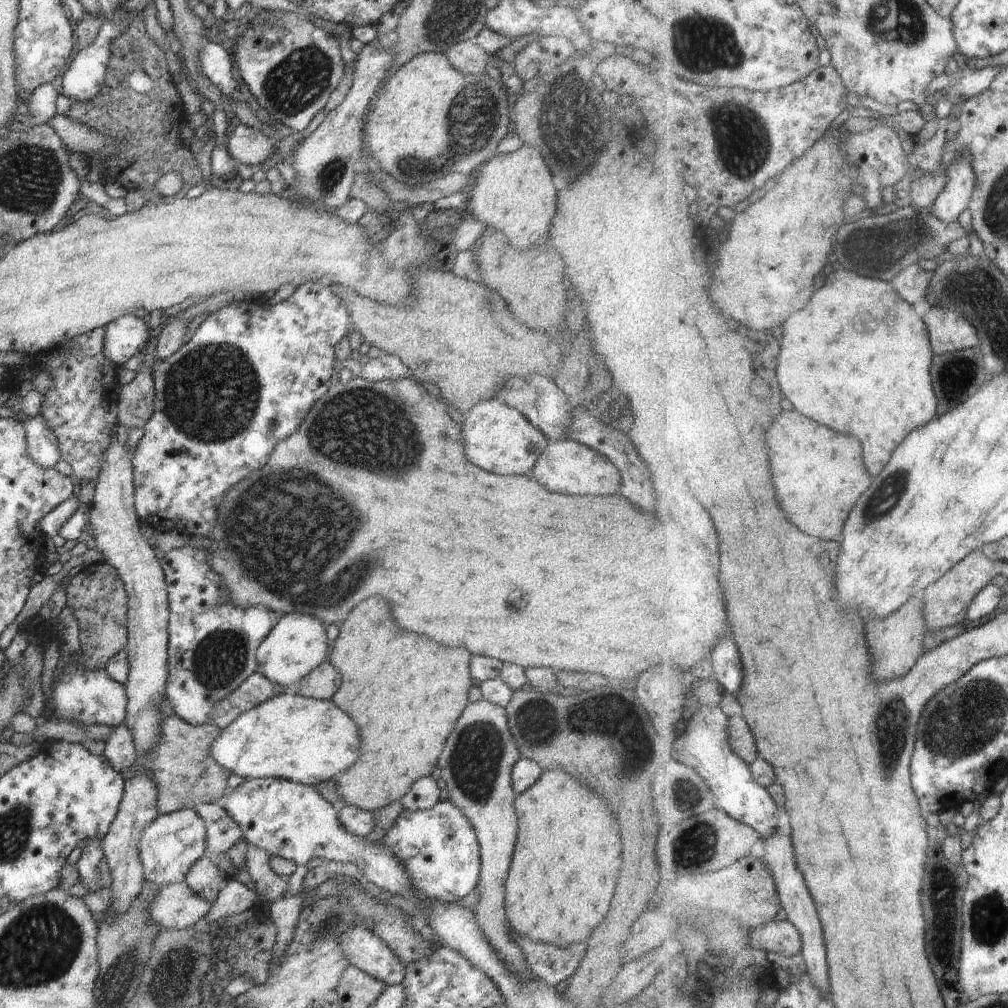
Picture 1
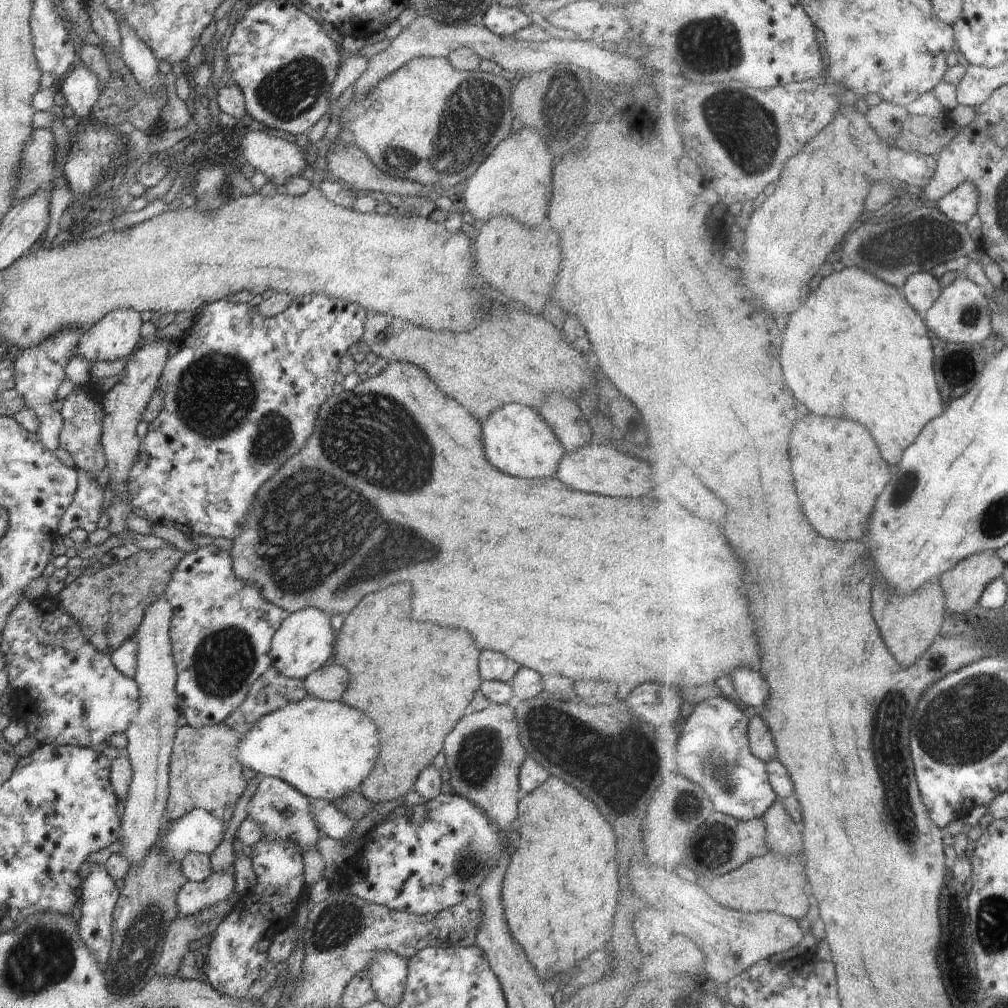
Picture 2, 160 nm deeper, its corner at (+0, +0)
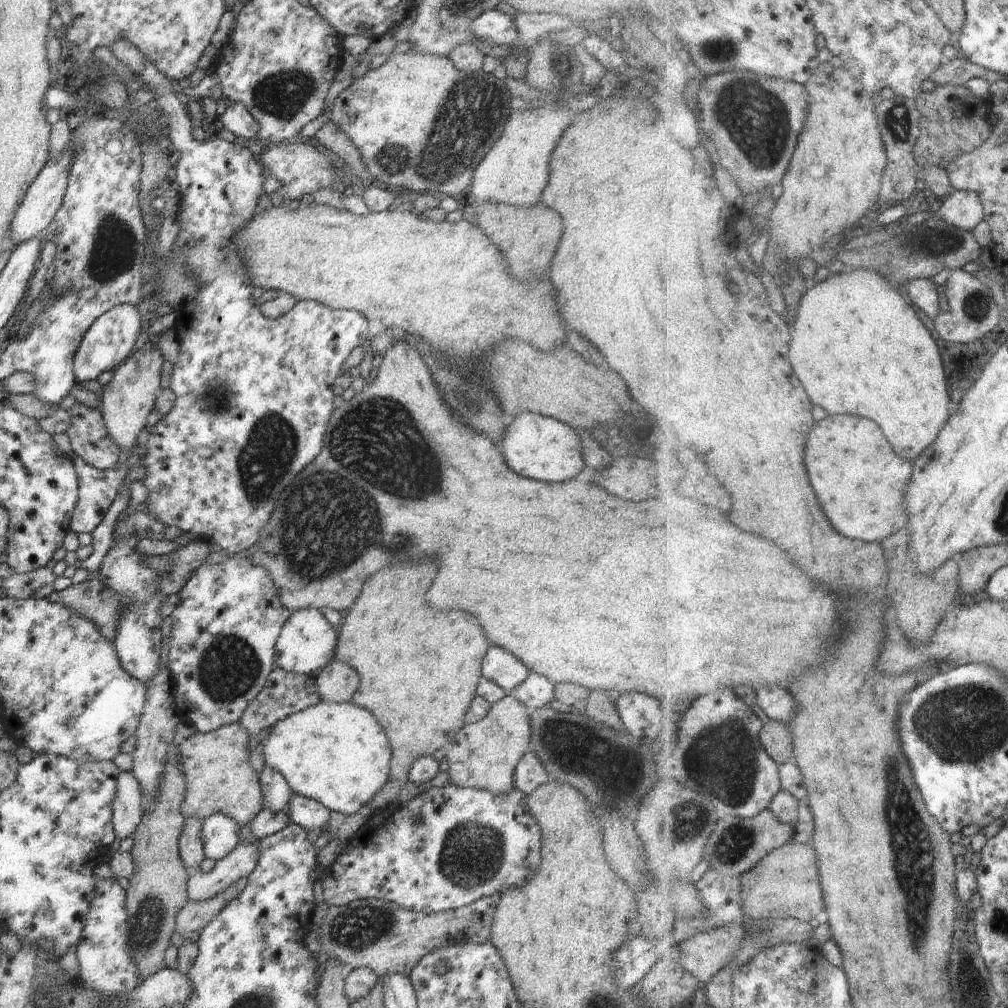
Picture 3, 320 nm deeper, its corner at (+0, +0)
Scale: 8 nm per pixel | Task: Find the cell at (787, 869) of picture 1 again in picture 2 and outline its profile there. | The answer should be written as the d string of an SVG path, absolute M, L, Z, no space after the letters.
M778 800L765 814L768 829L768 844L770 850L782 854L783 857L790 854L798 854L800 840L802 840L802 828L800 824L790 816L784 802Z

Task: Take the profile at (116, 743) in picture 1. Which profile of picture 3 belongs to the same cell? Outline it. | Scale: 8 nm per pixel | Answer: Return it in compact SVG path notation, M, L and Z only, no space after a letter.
M122 771L117 778L112 824L120 840L132 837L141 823L144 807L141 786L132 772Z

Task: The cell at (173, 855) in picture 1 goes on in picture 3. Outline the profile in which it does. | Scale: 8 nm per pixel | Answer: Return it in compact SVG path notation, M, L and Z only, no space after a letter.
M214 813L203 820L202 847L205 859L219 861L239 842L241 826L225 814Z

